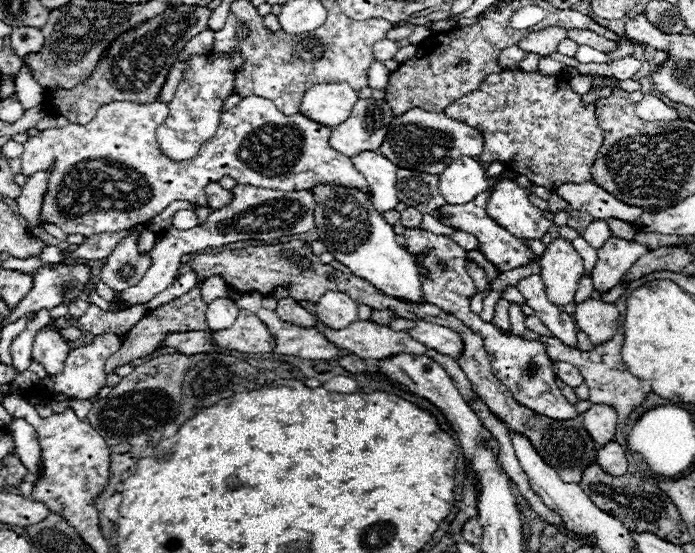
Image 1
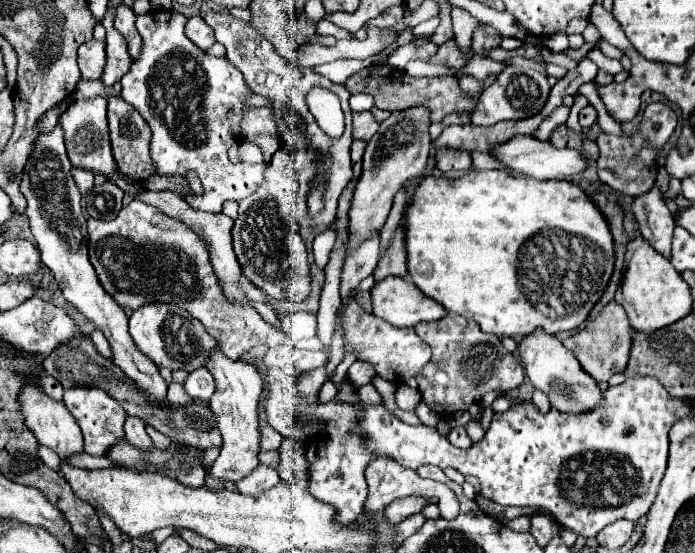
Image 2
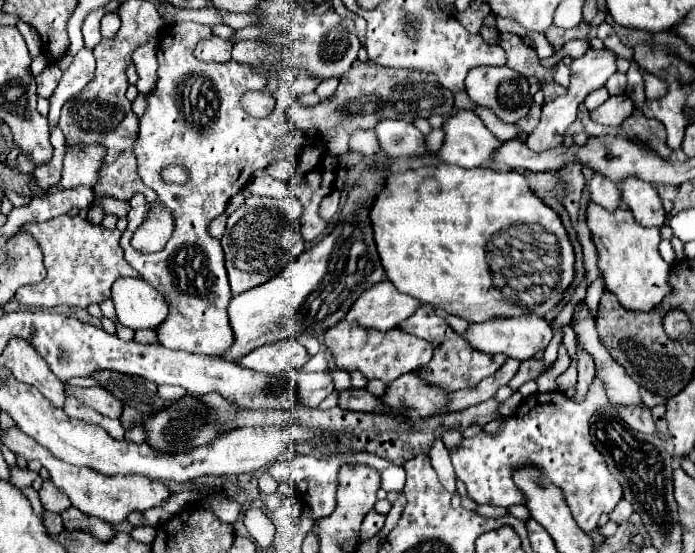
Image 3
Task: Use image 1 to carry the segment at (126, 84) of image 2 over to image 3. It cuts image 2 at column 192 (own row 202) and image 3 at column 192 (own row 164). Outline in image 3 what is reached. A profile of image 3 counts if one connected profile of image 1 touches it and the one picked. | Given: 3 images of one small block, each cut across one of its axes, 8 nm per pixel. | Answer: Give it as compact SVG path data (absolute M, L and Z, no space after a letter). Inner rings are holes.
M180 22L166 26L160 36L158 36L158 78L154 88L146 94L146 112L140 118L140 136L136 140L134 152L138 158L138 172L140 178L144 180L146 186L150 186L158 194L158 204L162 204L166 210L172 212L174 216L174 232L164 250L156 254L142 254L136 248L132 248L130 240L134 230L146 220L150 212L150 204L142 194L136 194L130 200L132 210L128 212L128 228L120 238L120 246L124 250L126 260L134 270L138 270L142 276L152 276L152 286L168 300L170 314L158 332L158 340L162 346L170 350L182 350L190 354L204 354L204 356L214 356L220 358L226 354L226 350L234 344L234 332L228 320L228 302L232 298L230 294L230 284L228 284L228 274L224 268L224 252L220 248L220 242L208 234L208 224L220 216L232 196L236 196L240 190L246 188L250 176L254 170L266 168L270 162L282 160L282 158L292 158L296 160L300 156L300 150L278 150L274 146L276 138L286 134L288 128L288 104L296 100L302 92L314 92L316 86L322 82L312 74L306 74L304 70L284 70L278 74L278 88L274 90L276 106L272 114L264 120L256 120L246 116L246 112L240 108L240 96L246 90L262 90L268 84L266 72L260 68L252 68L248 64L238 64L236 60L216 64L216 62L200 62L194 58L194 48L198 40L204 40L213 36L209 25L196 22ZM168 164L178 164L186 168L188 172L188 182L186 184L166 184L160 176L160 172Z

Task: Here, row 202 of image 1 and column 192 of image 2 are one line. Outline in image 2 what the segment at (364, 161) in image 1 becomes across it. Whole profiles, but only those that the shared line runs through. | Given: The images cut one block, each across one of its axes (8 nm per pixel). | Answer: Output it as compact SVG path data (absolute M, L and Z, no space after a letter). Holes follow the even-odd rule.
M198 368L194 370L188 380L184 382L184 388L186 392L192 396L192 398L200 398L200 400L210 400L210 396L214 394L214 380L212 380L212 374L206 370L206 368Z

